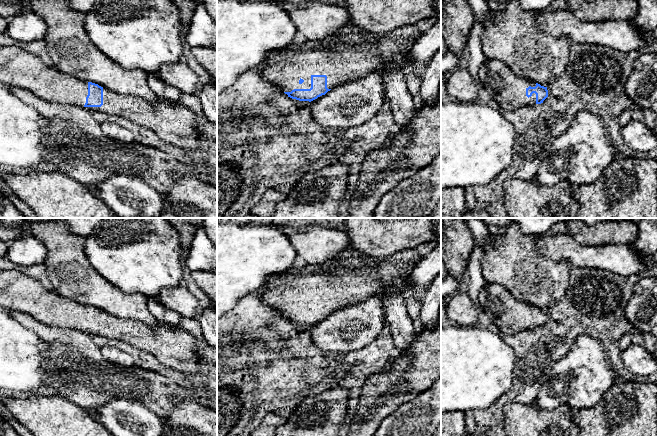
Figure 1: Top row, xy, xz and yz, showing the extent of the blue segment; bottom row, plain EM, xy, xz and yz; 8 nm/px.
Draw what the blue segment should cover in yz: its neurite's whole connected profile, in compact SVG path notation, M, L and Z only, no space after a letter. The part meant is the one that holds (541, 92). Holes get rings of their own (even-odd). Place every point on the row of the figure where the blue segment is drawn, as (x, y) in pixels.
M486 59L478 77L485 98L494 100L504 111L541 104L548 97L547 87L517 76L500 60Z

